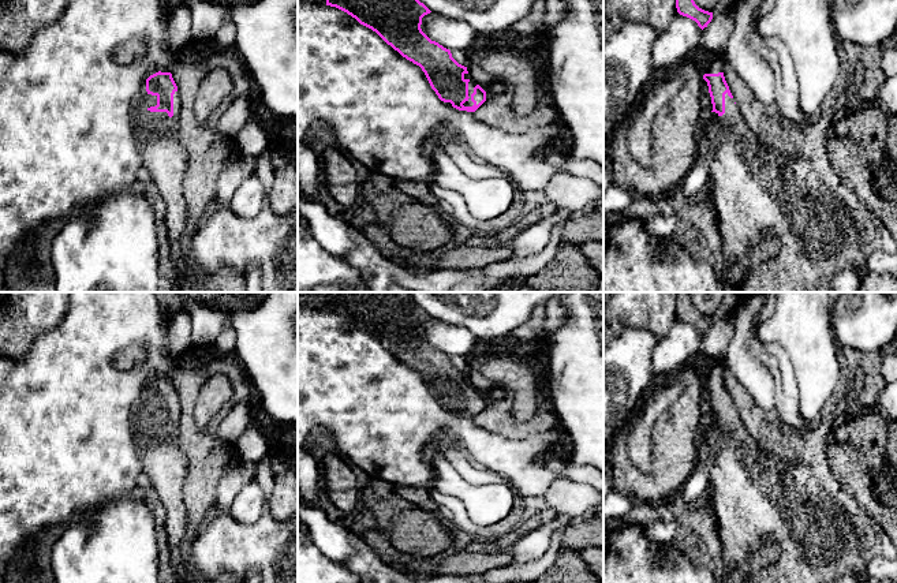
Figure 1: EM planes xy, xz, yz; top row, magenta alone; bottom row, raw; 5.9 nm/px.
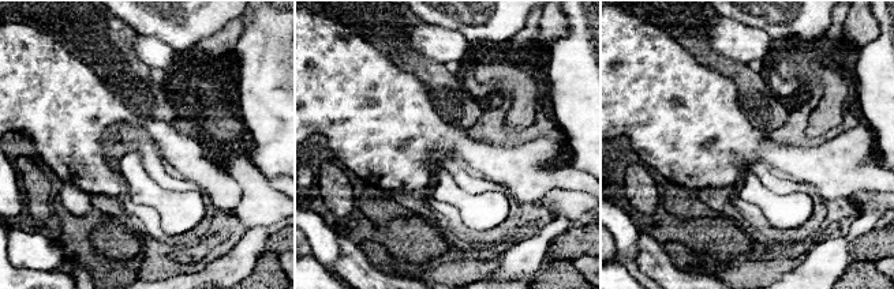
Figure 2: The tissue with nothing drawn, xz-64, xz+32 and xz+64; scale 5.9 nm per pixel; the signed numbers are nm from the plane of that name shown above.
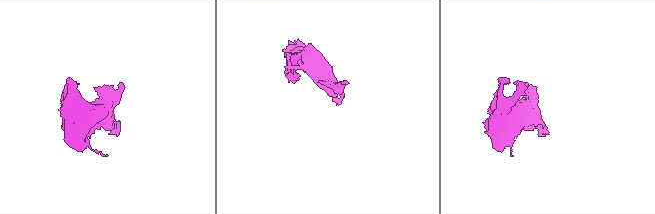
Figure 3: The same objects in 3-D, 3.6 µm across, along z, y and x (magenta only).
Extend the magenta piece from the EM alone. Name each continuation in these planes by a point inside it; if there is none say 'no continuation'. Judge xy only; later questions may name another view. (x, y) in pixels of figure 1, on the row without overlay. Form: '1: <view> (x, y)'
1: xy (156, 440)

